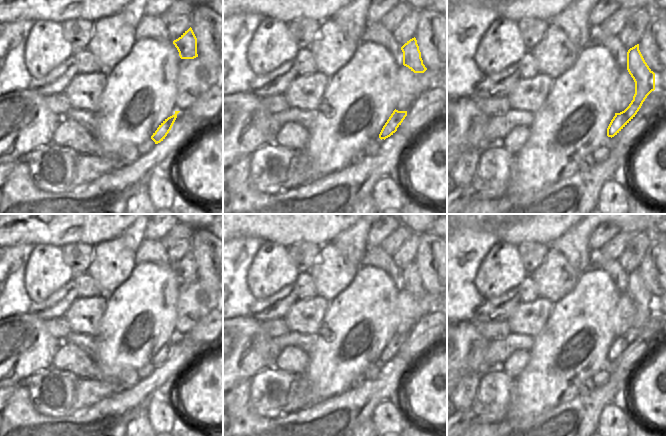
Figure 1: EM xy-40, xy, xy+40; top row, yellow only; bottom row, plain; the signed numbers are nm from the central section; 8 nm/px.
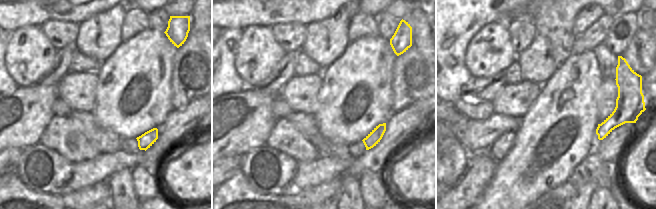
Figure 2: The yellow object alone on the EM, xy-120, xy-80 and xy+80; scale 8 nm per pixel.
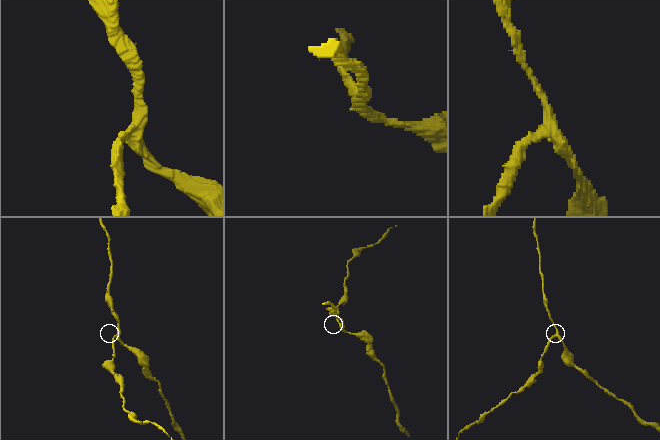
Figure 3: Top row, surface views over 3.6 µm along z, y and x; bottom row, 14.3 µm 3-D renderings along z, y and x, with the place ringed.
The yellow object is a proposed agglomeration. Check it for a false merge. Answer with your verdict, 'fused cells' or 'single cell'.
single cell

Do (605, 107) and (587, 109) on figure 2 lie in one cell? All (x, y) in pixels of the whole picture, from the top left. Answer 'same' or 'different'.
different

